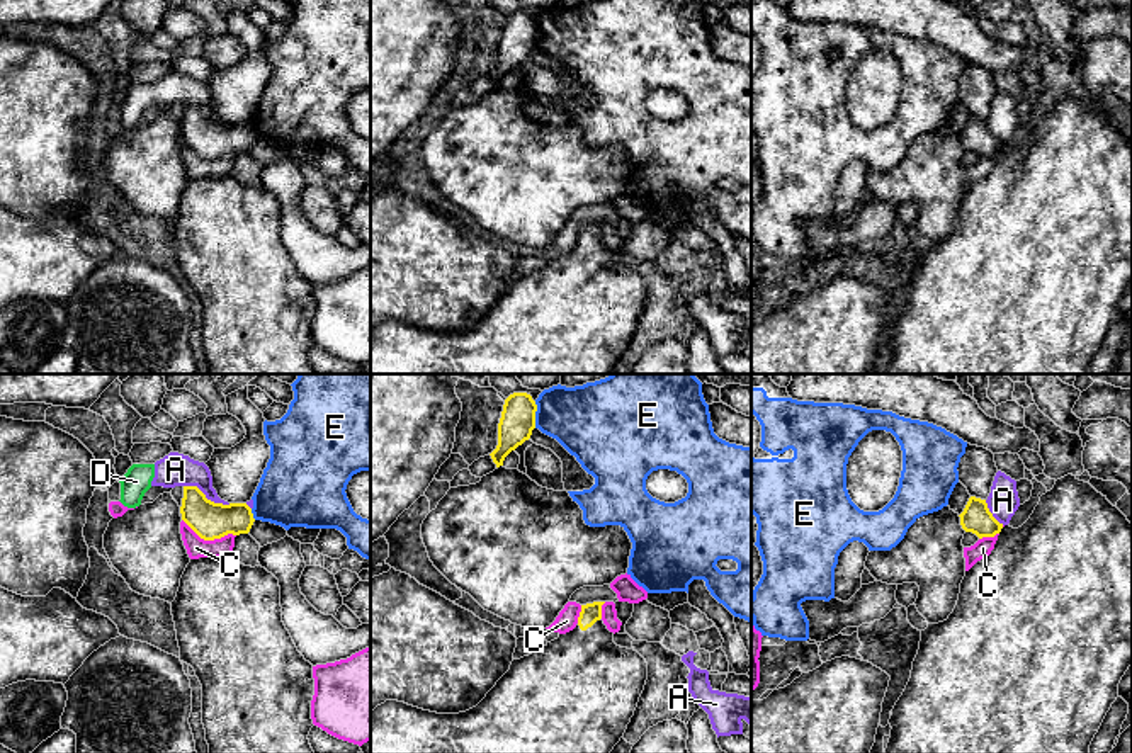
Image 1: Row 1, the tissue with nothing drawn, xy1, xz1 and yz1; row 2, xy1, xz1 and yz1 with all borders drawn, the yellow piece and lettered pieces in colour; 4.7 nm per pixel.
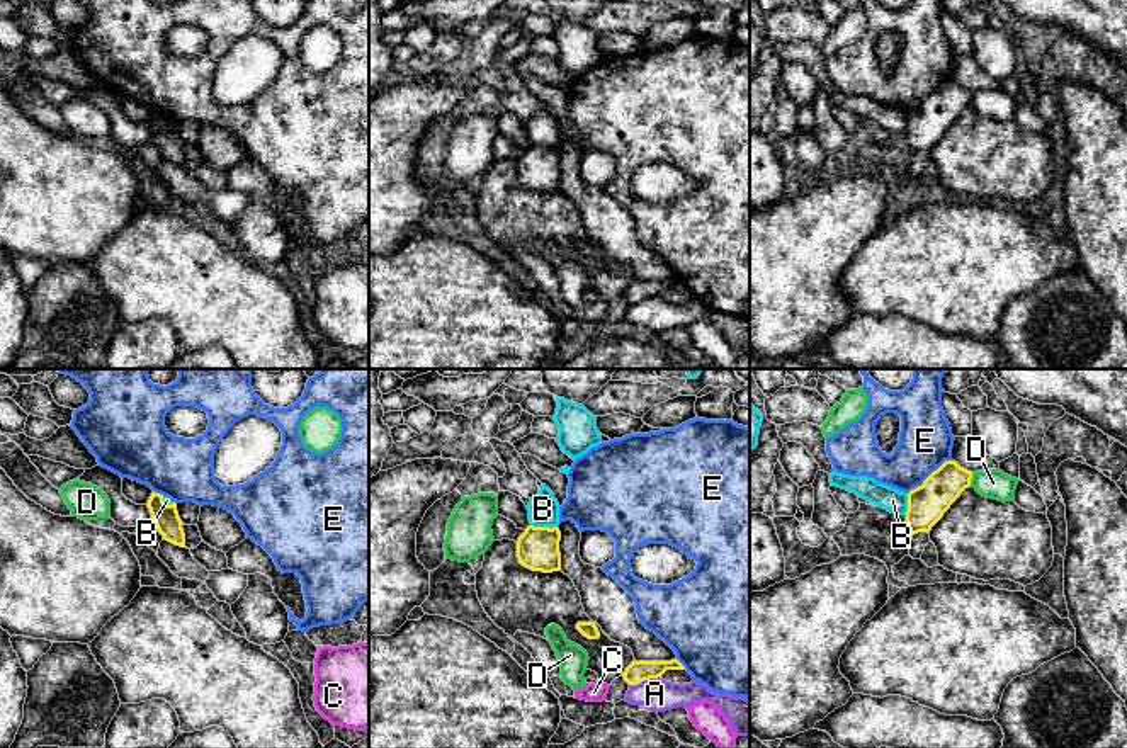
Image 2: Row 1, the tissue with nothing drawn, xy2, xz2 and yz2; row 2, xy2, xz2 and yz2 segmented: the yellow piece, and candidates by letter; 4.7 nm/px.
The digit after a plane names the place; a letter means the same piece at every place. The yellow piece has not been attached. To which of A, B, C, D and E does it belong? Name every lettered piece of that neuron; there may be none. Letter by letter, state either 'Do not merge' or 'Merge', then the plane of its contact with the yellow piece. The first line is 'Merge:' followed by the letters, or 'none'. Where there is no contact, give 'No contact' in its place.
Merge: none
A: Do not merge. Touches yellow in xy1
B: Do not merge. Touches yellow in xz2
C: Do not merge. Touches yellow in xy1
D: Do not merge. Touches yellow in yz2
E: Do not merge. Touches yellow in yz2

